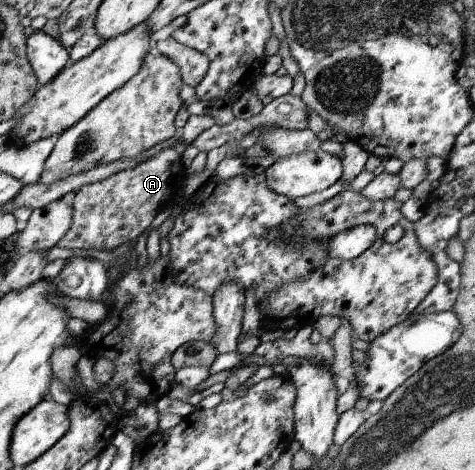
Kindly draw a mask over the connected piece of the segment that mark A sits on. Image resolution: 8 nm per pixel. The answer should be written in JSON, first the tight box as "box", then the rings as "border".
{"box":[57,147,183,251],"border":[[[170,147],[154,154],[131,170],[124,170],[76,191],[73,225],[57,246],[62,249],[97,249],[112,251],[139,237],[154,221],[158,211],[176,203],[176,193],[183,187],[182,157]]]}

